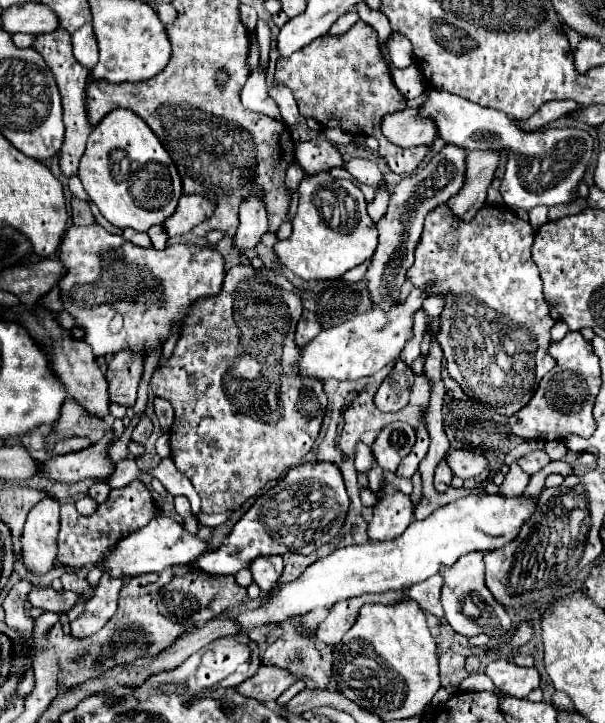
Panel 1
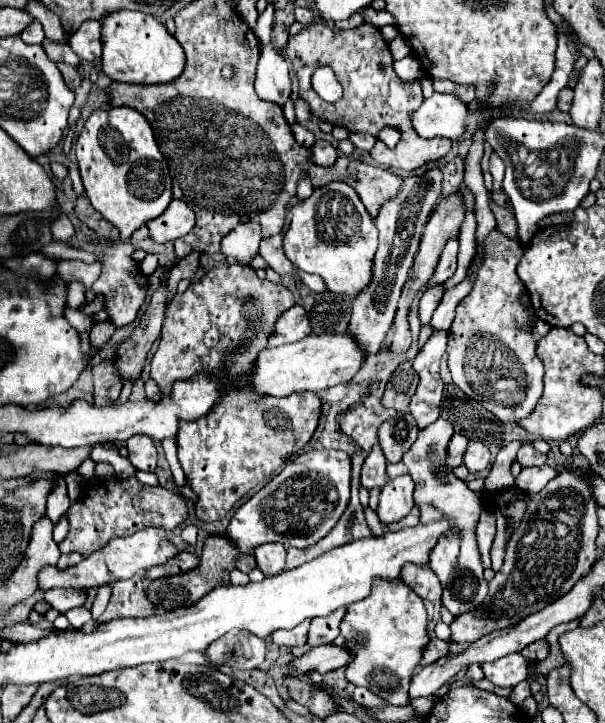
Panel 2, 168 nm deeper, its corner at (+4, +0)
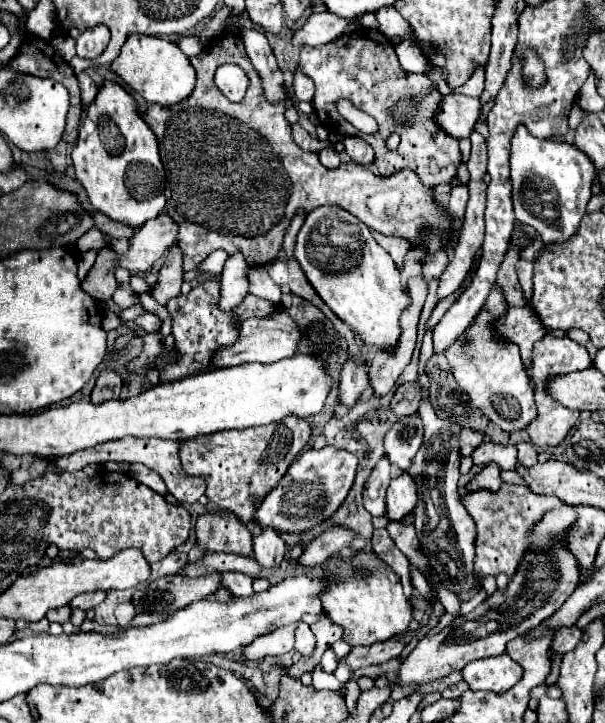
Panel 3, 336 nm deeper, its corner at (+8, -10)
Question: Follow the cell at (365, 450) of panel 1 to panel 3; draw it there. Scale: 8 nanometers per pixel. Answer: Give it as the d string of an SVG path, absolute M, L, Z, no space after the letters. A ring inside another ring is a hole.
M381 458L363 488L363 506L371 516L385 516L385 492L389 486L389 460Z

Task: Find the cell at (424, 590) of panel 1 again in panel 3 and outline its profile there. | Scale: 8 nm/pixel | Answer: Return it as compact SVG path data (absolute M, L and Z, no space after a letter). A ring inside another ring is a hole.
M385 528L373 532L371 546L373 546L373 552L377 552L377 556L399 576L406 598L411 599L411 594L413 594L413 580L411 580L409 560L395 548L395 544L389 538L389 534L387 534Z

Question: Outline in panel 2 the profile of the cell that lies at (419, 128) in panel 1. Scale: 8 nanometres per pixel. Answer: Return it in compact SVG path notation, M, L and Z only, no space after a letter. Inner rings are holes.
M435 92L411 118L413 128L421 138L447 136L459 140L467 132L467 116L467 104L459 96Z

